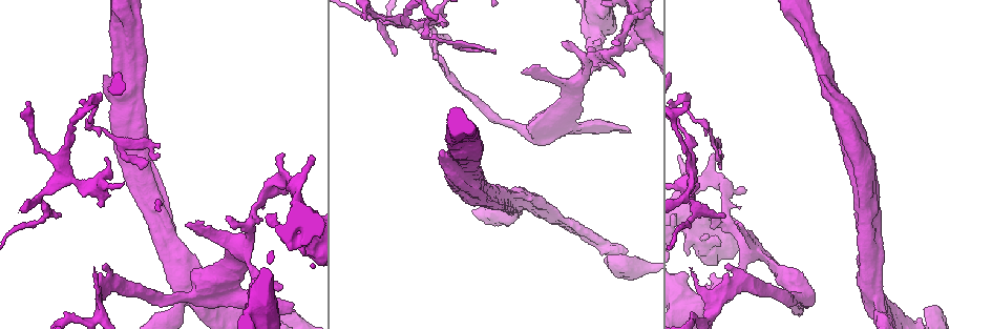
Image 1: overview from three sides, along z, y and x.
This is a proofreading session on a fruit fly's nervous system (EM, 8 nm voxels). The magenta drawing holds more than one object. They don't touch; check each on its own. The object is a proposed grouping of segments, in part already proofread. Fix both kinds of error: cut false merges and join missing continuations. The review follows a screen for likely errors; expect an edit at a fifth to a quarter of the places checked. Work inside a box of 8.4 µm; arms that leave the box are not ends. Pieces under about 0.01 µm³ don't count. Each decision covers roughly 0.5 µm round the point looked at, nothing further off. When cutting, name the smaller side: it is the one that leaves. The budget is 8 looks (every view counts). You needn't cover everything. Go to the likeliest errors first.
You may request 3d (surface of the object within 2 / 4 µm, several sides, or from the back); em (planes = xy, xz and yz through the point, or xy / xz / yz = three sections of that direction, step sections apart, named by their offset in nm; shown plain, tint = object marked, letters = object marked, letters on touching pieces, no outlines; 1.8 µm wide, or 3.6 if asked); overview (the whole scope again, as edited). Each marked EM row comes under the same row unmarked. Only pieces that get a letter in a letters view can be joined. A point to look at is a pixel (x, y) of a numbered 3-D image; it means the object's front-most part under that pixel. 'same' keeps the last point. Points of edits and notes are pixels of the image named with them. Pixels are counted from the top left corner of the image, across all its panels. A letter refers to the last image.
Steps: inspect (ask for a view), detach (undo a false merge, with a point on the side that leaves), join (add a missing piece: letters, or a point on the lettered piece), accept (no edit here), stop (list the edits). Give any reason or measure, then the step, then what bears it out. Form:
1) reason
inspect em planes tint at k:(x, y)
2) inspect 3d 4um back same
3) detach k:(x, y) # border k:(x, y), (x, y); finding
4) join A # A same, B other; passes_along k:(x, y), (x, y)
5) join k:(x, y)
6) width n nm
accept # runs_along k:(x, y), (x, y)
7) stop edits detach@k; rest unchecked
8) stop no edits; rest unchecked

inspect 3d 4um back at 1:(244, 244)

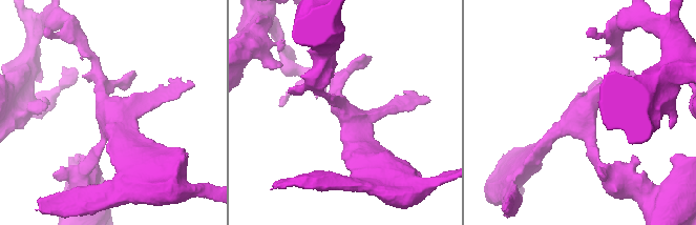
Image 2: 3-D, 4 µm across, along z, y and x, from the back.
arms 4
inspect em xz step 8 tint at 2:(579, 111)

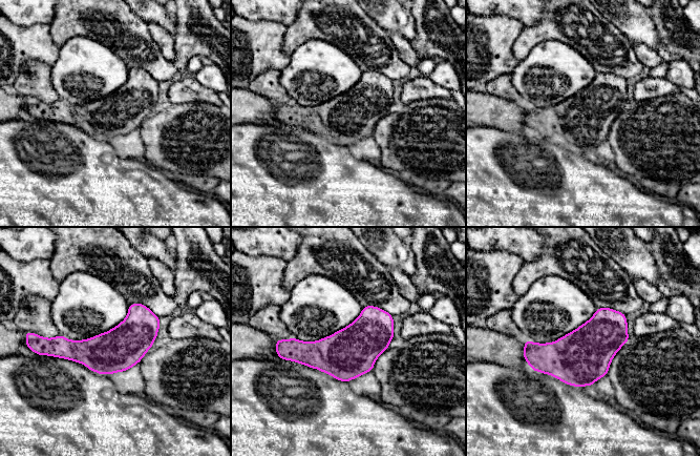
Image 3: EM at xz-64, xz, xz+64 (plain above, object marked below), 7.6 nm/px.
inspect em planes letters same

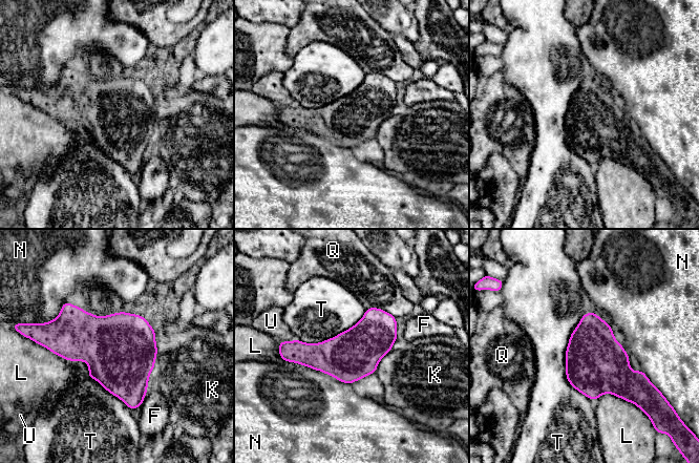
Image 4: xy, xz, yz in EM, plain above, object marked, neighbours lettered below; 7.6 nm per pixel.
longest_contact T 700 nm
accept # F other, K other, L other, N other, Q other, T other, U other; continuous, no second neuron

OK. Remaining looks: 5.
free end
inspect 3d 2um at 1:(440, 23)

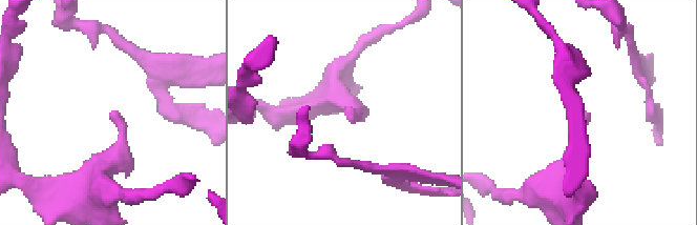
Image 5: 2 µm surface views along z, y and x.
inspect em 3.6um planes letters at 5:(344, 108)

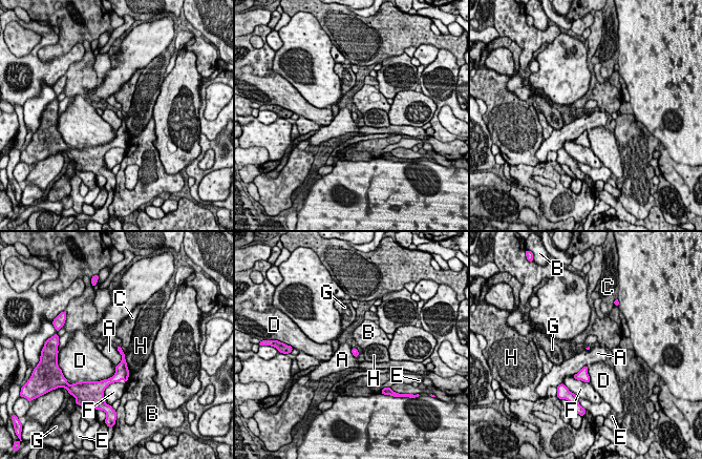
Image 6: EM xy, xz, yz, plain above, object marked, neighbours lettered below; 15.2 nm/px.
accept # A other, B other, C other, D other, E other, F other, G other, H other; none of them fits

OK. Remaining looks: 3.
side arm on a straight run
inspect em 3.6um yz step 8 tint at 1:(459, 172)

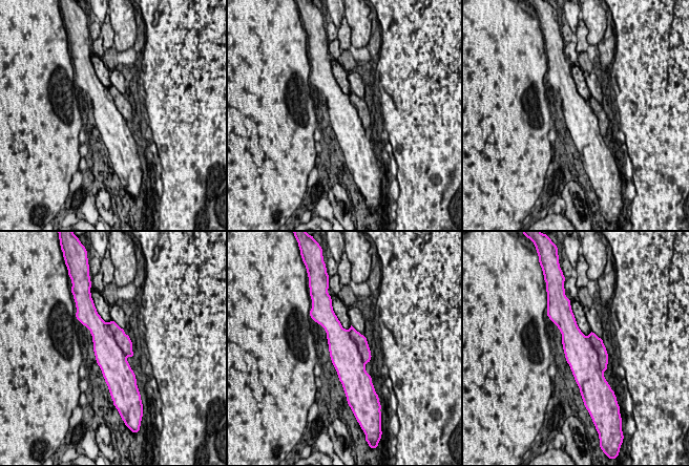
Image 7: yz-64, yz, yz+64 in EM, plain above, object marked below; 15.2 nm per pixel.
another direction
inspect em 3.6um planes letters same

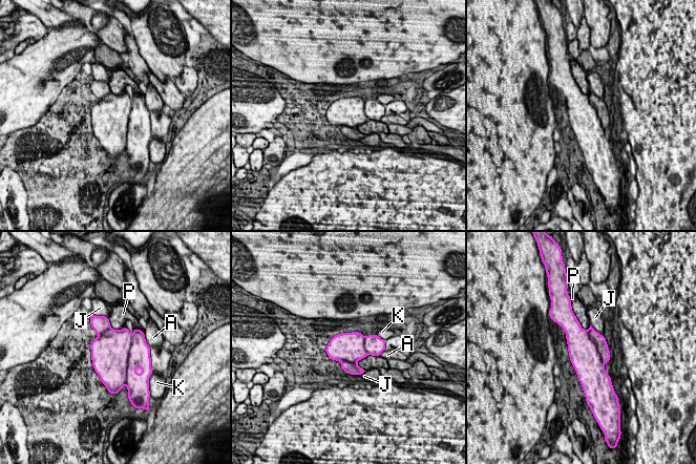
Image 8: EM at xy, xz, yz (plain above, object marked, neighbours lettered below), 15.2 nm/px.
longest_contact P 340 nm
detach 8:(599, 341) # A other, J other, K other, P other; border 8:(587, 331), (604, 363); a second neuron is stuck on

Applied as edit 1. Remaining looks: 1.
stop edits detach@8; rest unchecked

